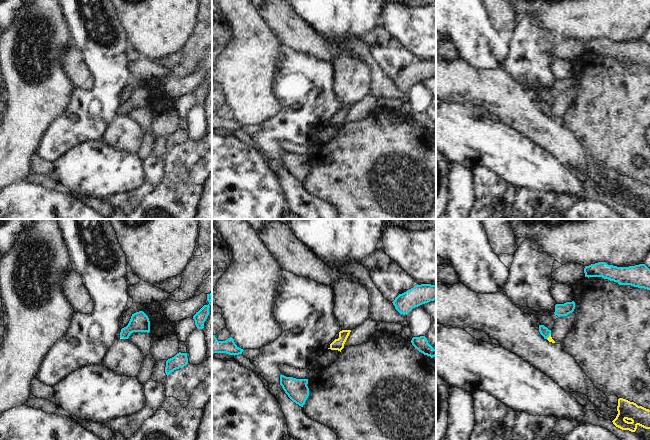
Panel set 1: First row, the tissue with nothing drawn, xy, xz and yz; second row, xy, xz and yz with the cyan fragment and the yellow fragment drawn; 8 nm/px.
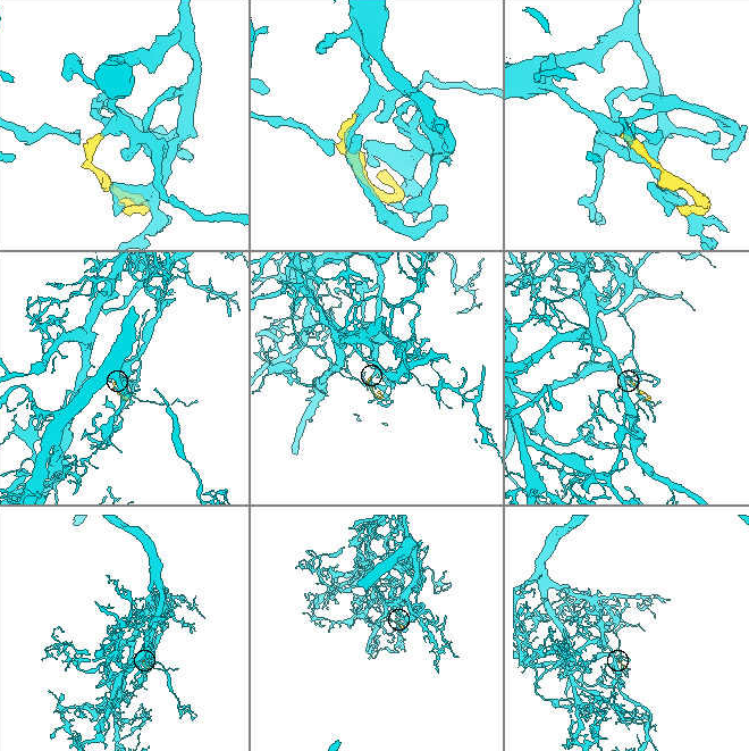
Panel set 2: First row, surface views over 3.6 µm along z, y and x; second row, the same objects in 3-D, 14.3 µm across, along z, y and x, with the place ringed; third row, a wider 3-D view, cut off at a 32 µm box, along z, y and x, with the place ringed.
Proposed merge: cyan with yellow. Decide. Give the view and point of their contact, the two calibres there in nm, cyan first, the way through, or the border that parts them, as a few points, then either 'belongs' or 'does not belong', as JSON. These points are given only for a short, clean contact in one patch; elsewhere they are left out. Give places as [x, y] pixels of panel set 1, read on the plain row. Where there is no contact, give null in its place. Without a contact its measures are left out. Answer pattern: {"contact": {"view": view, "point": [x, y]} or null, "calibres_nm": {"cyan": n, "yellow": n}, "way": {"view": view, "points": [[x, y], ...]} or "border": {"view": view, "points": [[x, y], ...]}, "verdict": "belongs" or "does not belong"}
{"contact": {"view": "yz", "point": [548, 112]}, "calibres_nm": {"cyan": 80, "yellow": 40}, "way": {"view": "yz", "points": [[544, 107], [548, 112], [549, 114]]}, "verdict": "belongs"}

